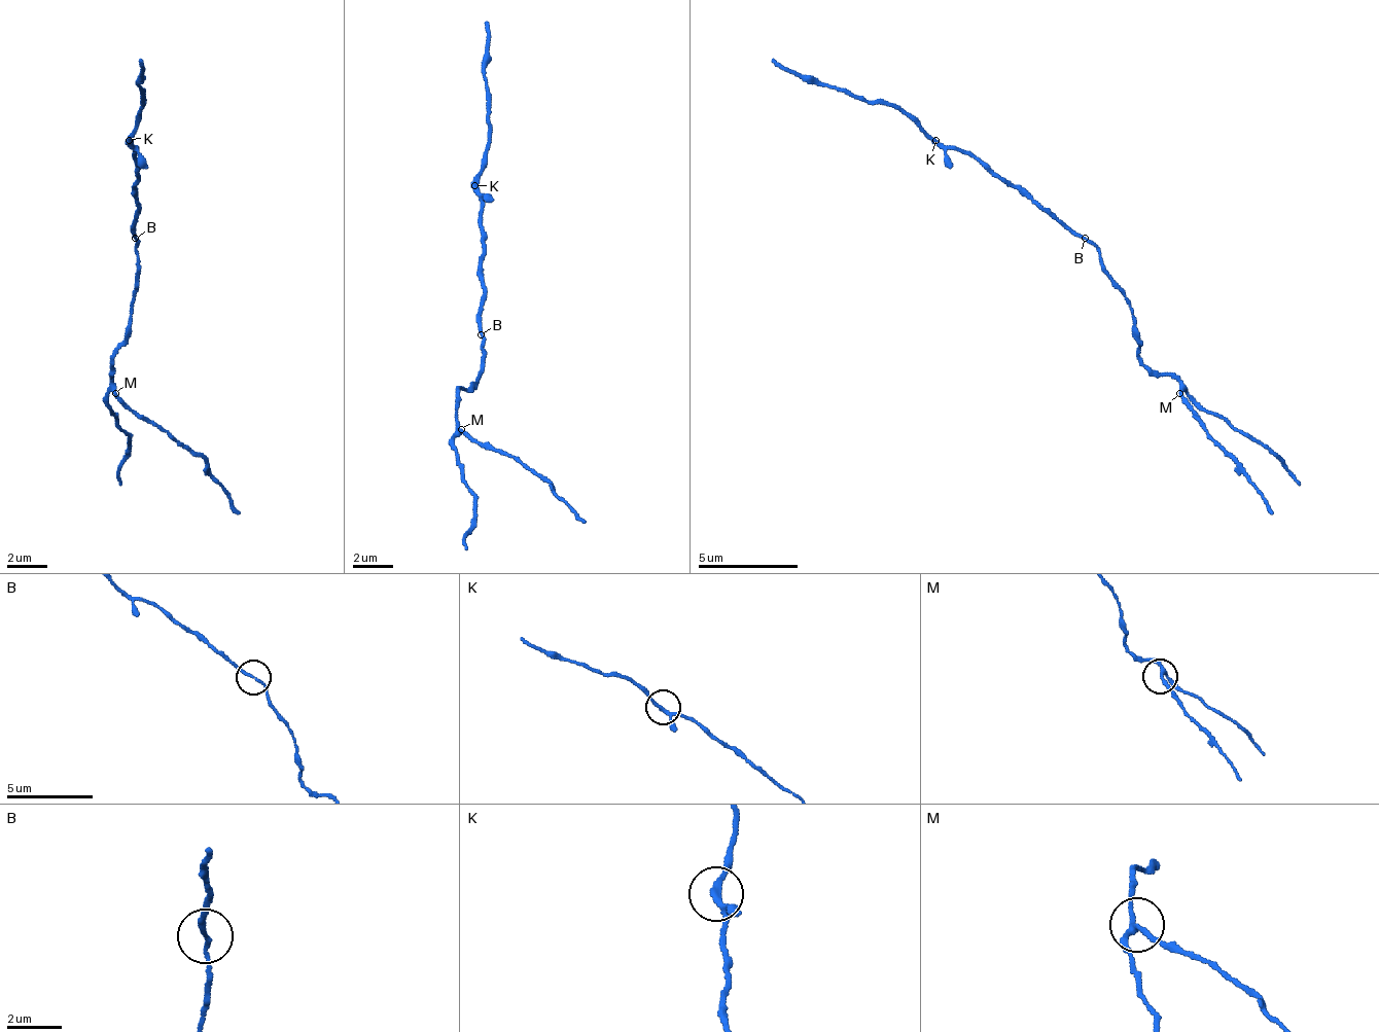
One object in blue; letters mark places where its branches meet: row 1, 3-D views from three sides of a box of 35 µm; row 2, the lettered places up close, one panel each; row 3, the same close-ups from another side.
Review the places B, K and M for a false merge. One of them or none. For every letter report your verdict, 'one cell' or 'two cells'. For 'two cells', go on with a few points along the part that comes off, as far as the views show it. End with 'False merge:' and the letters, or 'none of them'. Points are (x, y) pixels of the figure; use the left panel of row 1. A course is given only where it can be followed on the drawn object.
B: one cell
K: one cell
M: two cells; course (114, 394), (188, 445), (239, 514)
False merge: M

